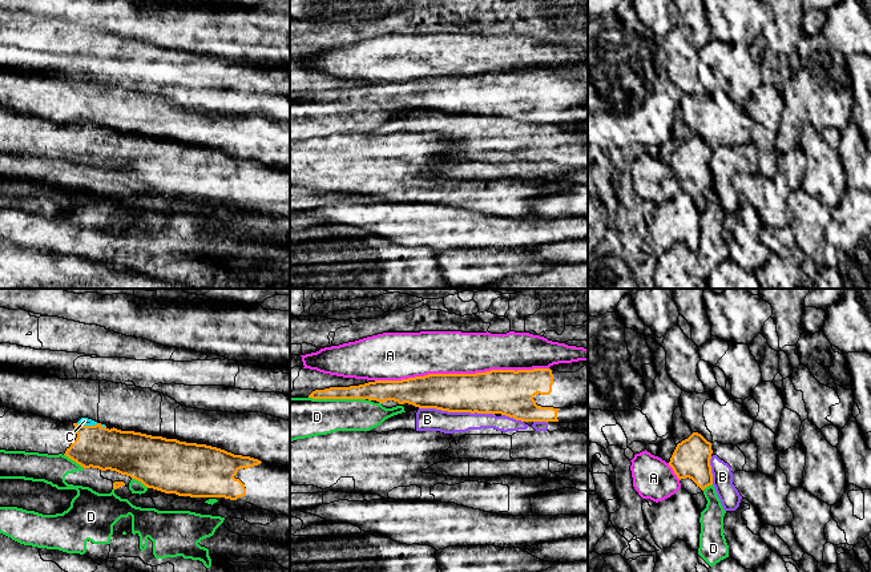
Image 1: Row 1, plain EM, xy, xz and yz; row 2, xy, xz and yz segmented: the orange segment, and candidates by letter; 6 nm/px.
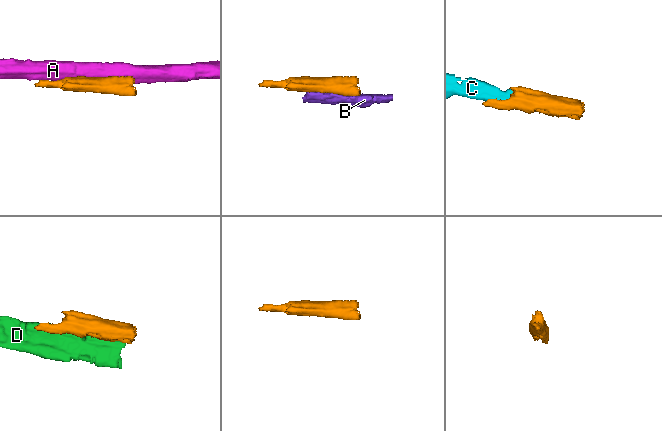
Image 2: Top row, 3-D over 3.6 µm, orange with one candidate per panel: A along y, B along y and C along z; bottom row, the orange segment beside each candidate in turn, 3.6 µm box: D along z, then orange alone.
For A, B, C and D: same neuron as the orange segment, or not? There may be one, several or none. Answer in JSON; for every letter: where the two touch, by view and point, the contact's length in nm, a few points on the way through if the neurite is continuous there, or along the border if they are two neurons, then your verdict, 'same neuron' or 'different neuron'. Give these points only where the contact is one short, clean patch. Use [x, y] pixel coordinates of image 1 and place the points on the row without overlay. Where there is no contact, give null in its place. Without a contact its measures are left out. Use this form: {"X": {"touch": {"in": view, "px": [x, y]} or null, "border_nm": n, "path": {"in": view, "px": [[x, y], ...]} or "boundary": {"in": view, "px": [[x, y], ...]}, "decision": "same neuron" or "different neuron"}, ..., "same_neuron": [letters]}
{"A": {"touch": {"in": "xz", "px": [462, 76]}, "border_nm": 1050, "decision": "different neuron"}, "B": {"touch": {"in": "xz", "px": [456, 113]}, "border_nm": 460, "decision": "different neuron"}, "C": {"touch": {"in": "xy", "px": [87, 128]}, "border_nm": 140, "boundary": {"in": "xy", "px": [[76, 125], [97, 125]]}, "decision": "different neuron"}, "D": {"touch": {"in": "xz", "px": [337, 100]}, "border_nm": 340, "decision": "different neuron"}, "same_neuron": []}

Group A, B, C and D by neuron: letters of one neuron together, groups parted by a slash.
A / B C / D

